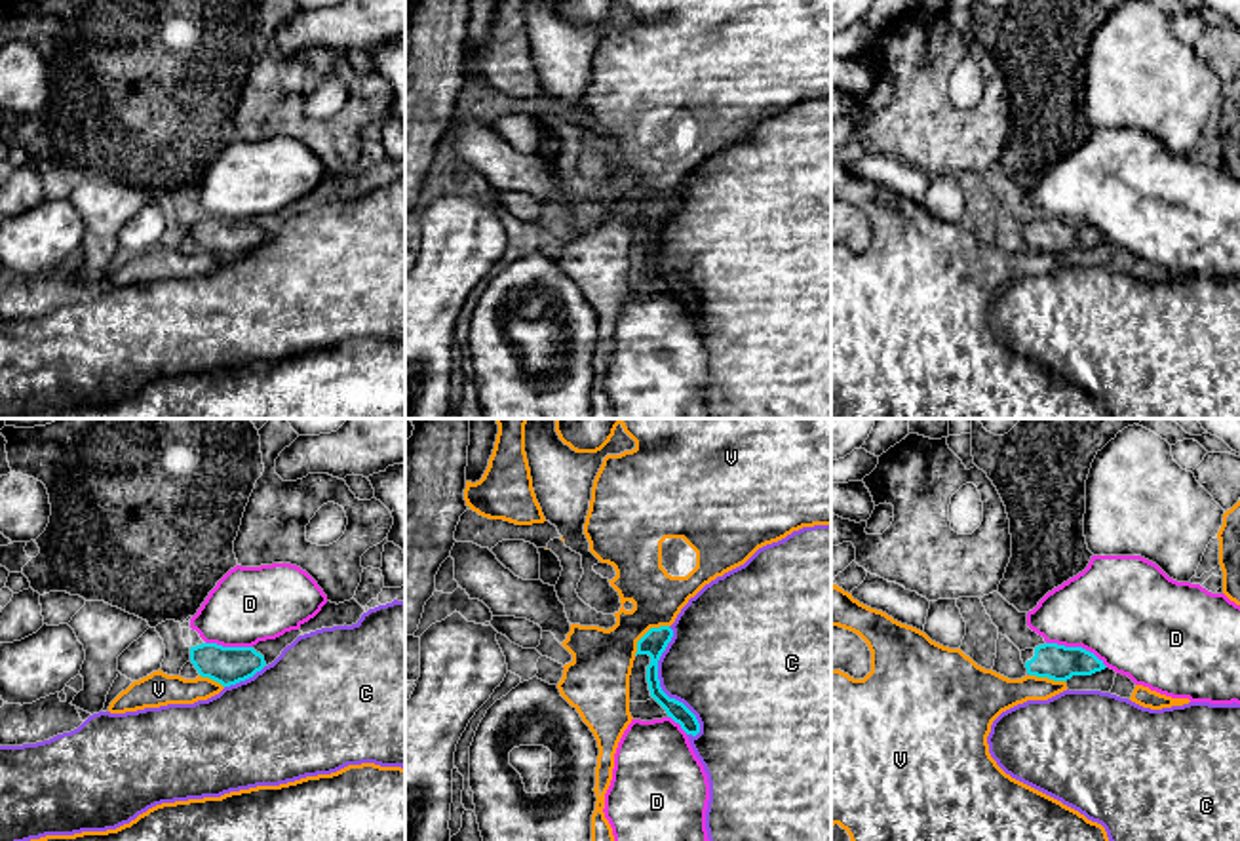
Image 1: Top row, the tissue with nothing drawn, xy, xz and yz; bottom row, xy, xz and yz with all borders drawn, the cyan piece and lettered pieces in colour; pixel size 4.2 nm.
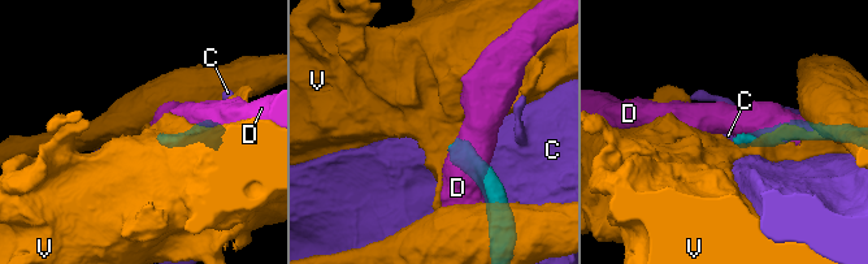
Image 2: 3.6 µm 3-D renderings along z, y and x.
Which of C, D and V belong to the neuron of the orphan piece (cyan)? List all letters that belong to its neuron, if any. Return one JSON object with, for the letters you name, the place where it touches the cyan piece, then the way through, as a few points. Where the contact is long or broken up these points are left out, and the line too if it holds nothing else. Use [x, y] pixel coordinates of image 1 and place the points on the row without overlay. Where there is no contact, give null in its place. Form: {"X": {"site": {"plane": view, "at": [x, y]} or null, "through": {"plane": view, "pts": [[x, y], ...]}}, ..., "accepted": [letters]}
{"accepted": []}

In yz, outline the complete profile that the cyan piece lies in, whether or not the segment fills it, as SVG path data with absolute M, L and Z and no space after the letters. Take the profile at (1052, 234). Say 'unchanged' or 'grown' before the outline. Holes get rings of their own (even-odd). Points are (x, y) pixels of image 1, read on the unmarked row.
grown | M1044 217L1035 223L1021 225L1021 234L1029 249L1067 255L1073 249L1092 249L1107 240L1094 226L1082 221L1065 221Z

